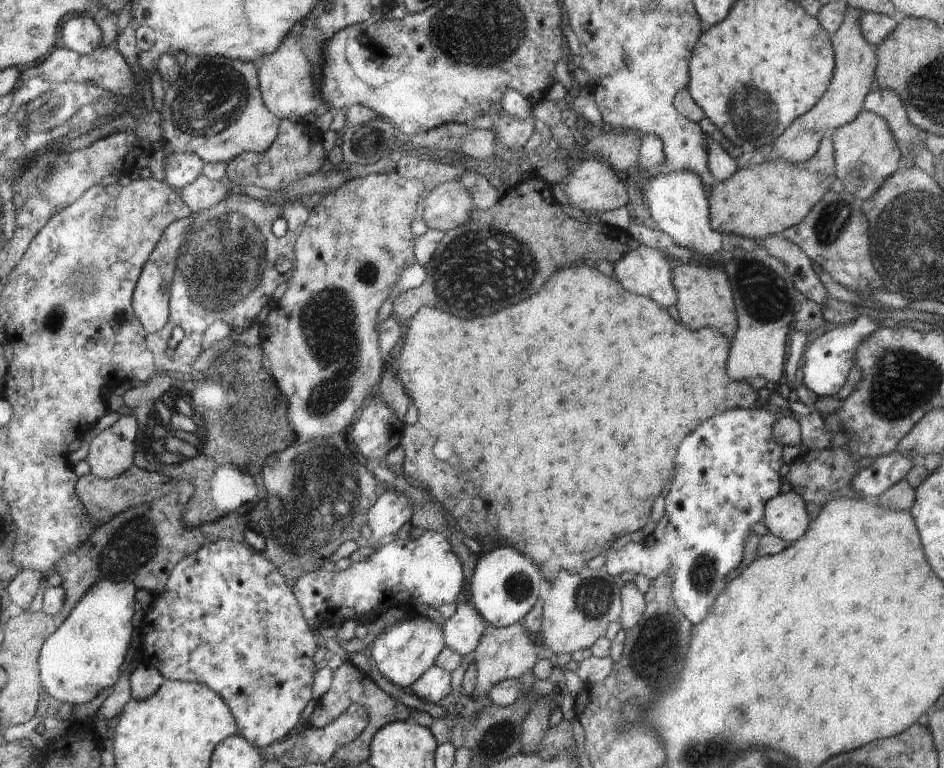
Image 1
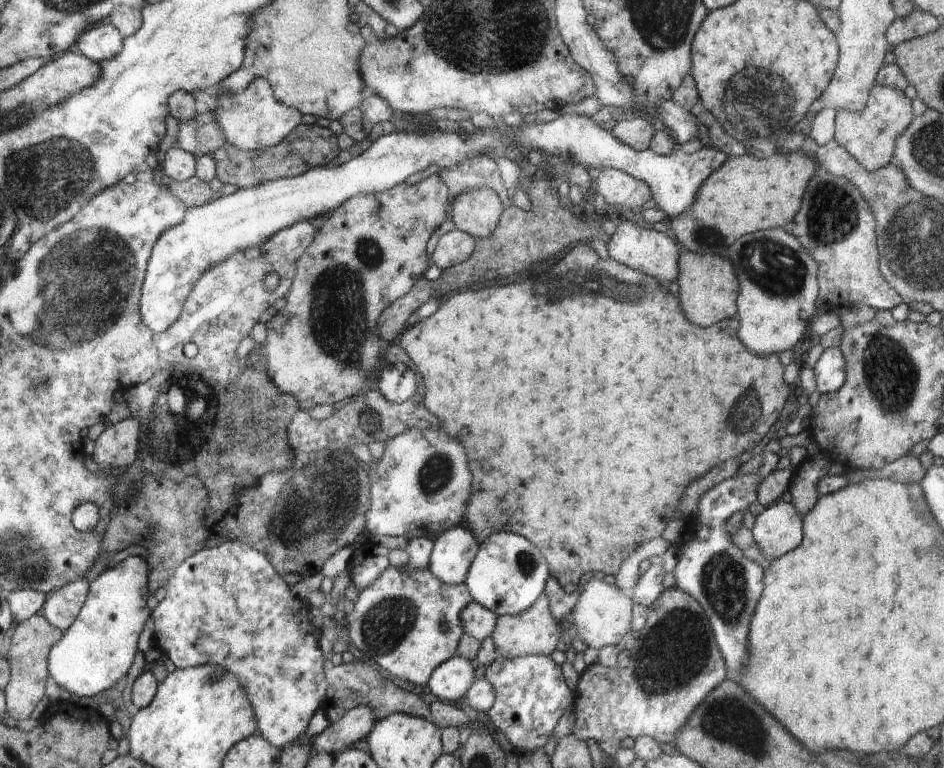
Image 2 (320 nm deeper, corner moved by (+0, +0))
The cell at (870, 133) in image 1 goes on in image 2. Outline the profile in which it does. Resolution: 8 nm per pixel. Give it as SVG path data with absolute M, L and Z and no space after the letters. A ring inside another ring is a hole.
M889 86L871 88L866 106L859 111L837 109L834 140L843 146L866 171L875 171L894 163L893 152L896 137L913 121L911 100L904 91Z

